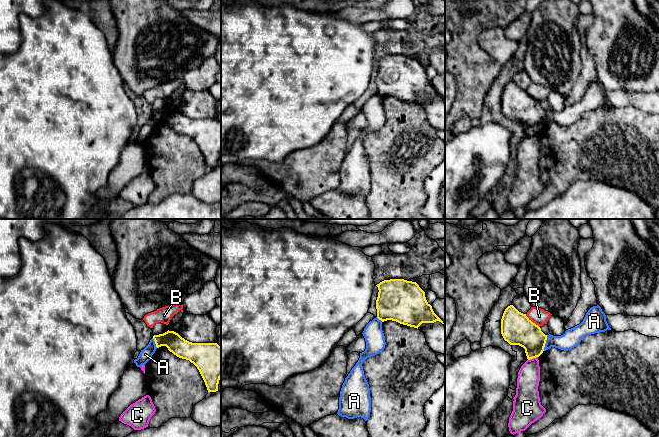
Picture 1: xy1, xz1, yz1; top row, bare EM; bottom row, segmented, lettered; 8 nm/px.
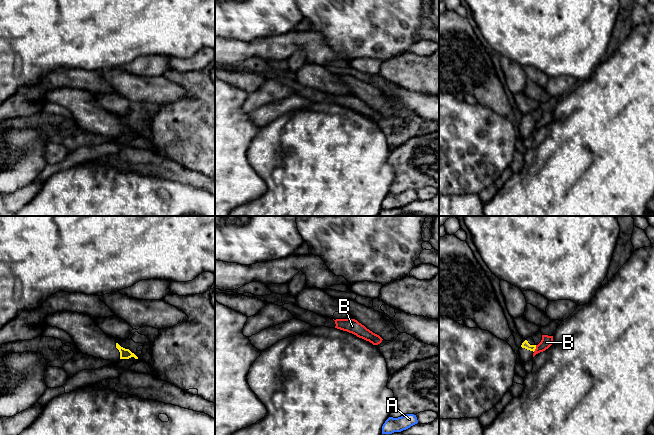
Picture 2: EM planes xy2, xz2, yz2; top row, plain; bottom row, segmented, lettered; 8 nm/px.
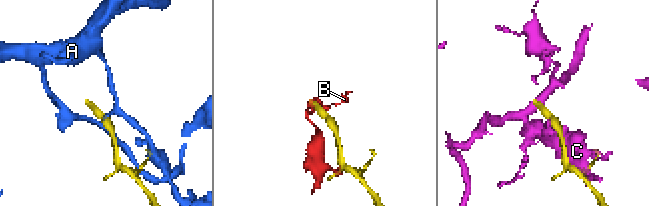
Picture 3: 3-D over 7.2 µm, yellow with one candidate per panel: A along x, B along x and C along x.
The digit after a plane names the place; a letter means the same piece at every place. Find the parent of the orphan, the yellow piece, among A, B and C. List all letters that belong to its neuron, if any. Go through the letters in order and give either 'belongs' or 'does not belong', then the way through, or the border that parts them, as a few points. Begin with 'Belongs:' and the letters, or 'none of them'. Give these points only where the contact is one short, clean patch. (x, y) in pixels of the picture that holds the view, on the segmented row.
Belongs: none of them
A: does not belong; border along yz1 (547, 335), (543, 350)
B: does not belong
C: does not belong

